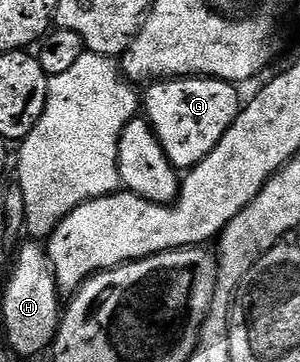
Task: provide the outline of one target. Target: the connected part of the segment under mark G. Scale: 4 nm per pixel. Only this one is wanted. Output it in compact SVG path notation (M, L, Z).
M171 77L145 86L144 117L154 129L162 150L179 171L189 171L216 147L240 112L240 100L233 84L219 77Z

